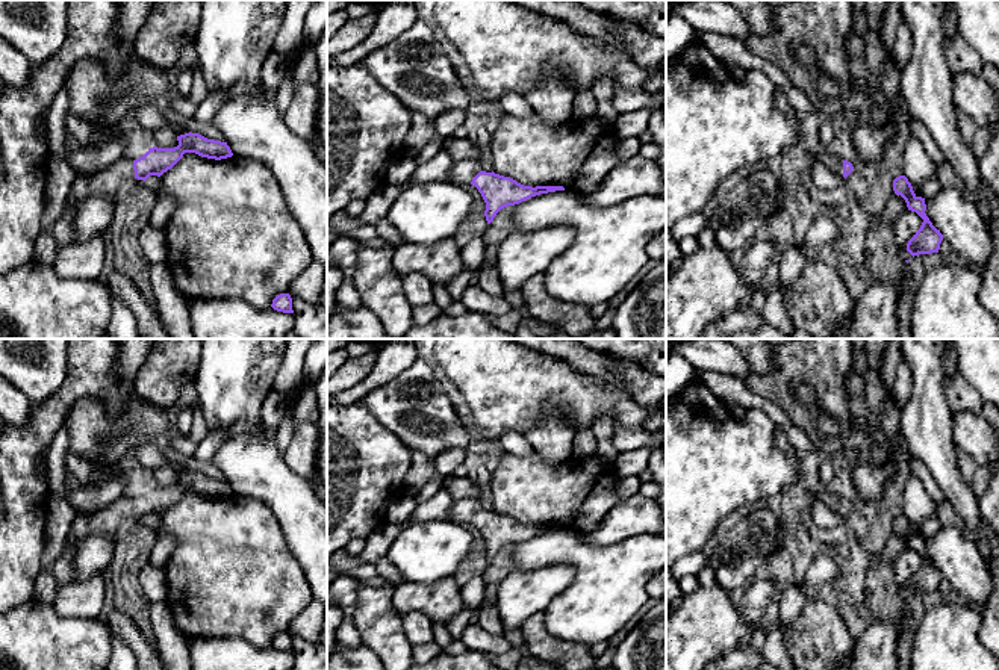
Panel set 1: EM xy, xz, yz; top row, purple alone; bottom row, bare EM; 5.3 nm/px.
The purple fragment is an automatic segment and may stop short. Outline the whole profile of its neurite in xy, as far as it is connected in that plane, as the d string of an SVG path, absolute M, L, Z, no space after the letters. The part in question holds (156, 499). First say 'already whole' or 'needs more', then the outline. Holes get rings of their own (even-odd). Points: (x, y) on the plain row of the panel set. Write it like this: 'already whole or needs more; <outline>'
needs more; M185 472L177 475L179 484L174 487L148 487L148 490L136 498L130 499L121 496L115 502L109 504L94 514L80 514L74 519L71 531L67 537L65 549L62 555L45 570L41 570L33 587L33 599L39 602L51 603L56 597L58 588L62 584L74 581L76 566L76 546L89 535L100 534L115 538L118 528L130 517L147 519L150 514L160 516L171 508L185 492L195 492L207 498L227 498L233 492L227 481L207 478L198 472Z

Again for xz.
needs more; M475 498L454 499L448 519L459 523L471 522L478 528L486 541L487 563L507 544L519 543L540 532L565 529L563 525L524 525L510 516L483 510Z

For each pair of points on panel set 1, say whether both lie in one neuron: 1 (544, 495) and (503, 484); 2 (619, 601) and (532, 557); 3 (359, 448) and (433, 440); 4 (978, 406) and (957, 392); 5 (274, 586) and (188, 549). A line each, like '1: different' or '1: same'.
1: same
2: same
3: different
4: same
5: same

